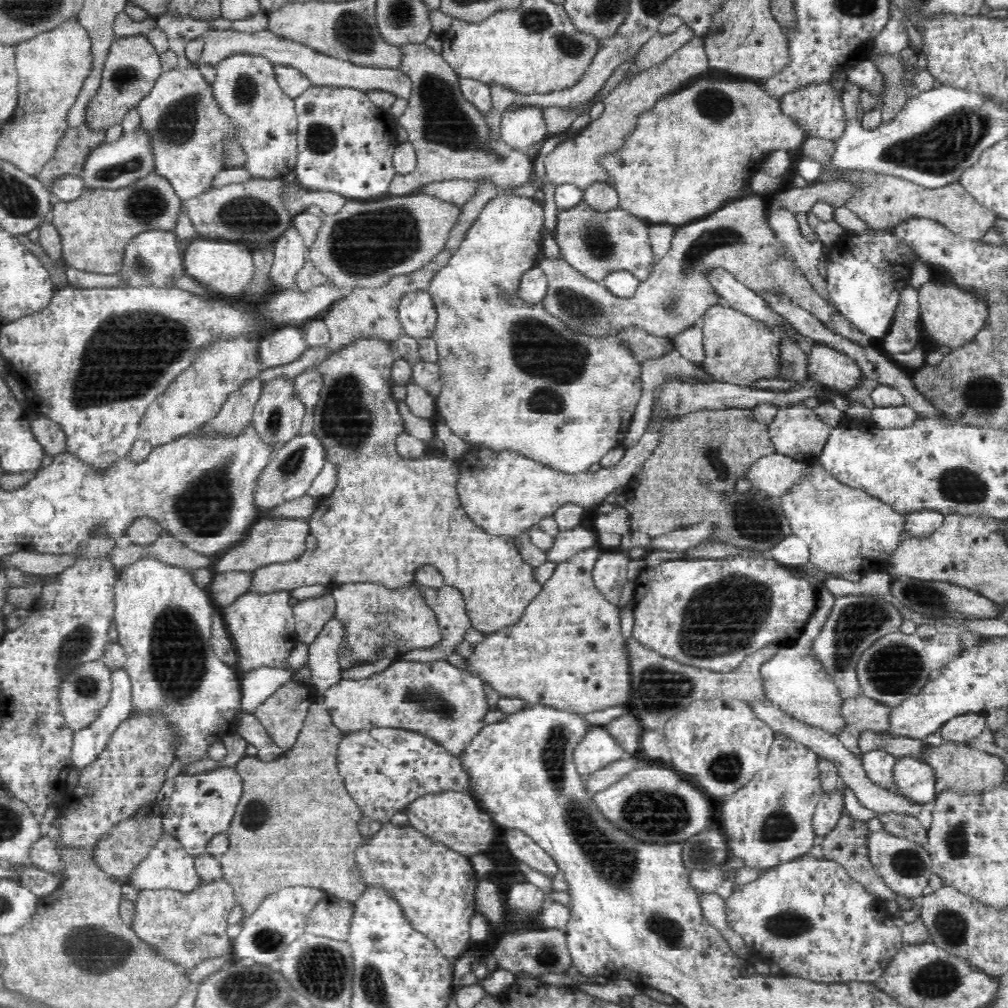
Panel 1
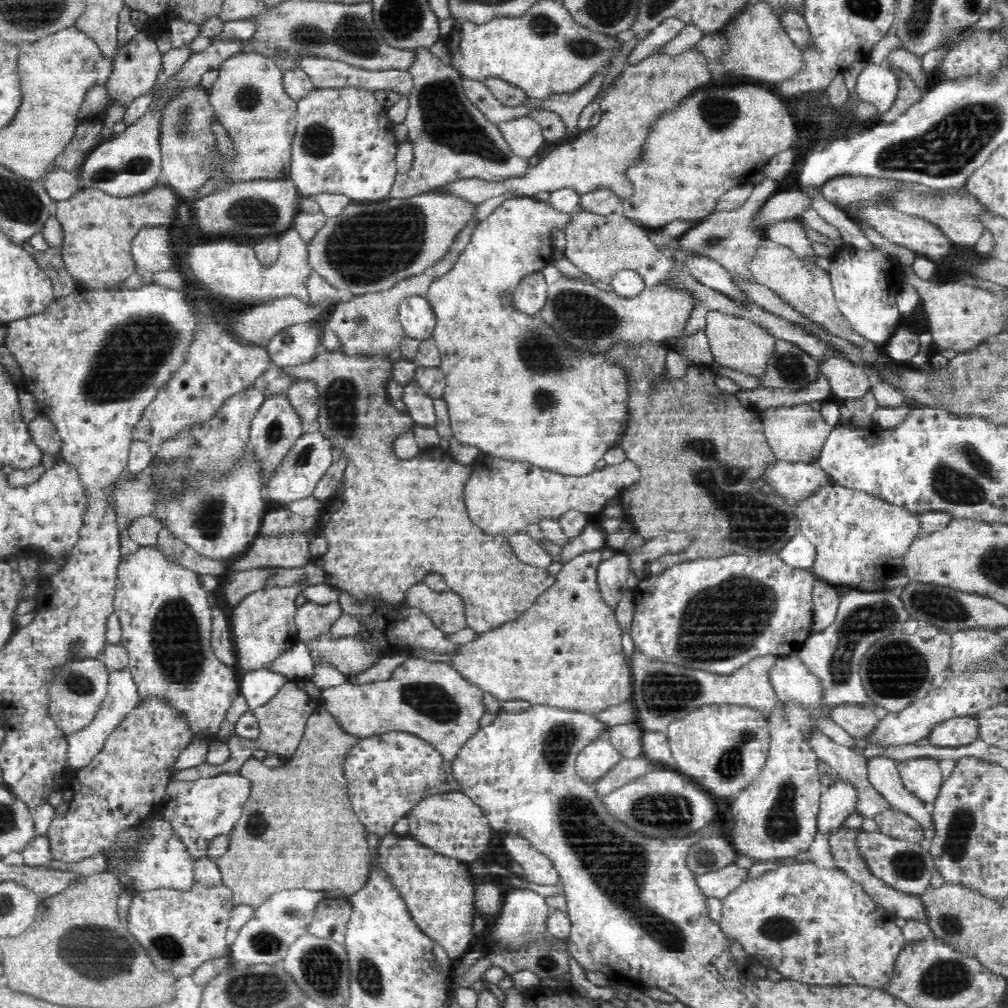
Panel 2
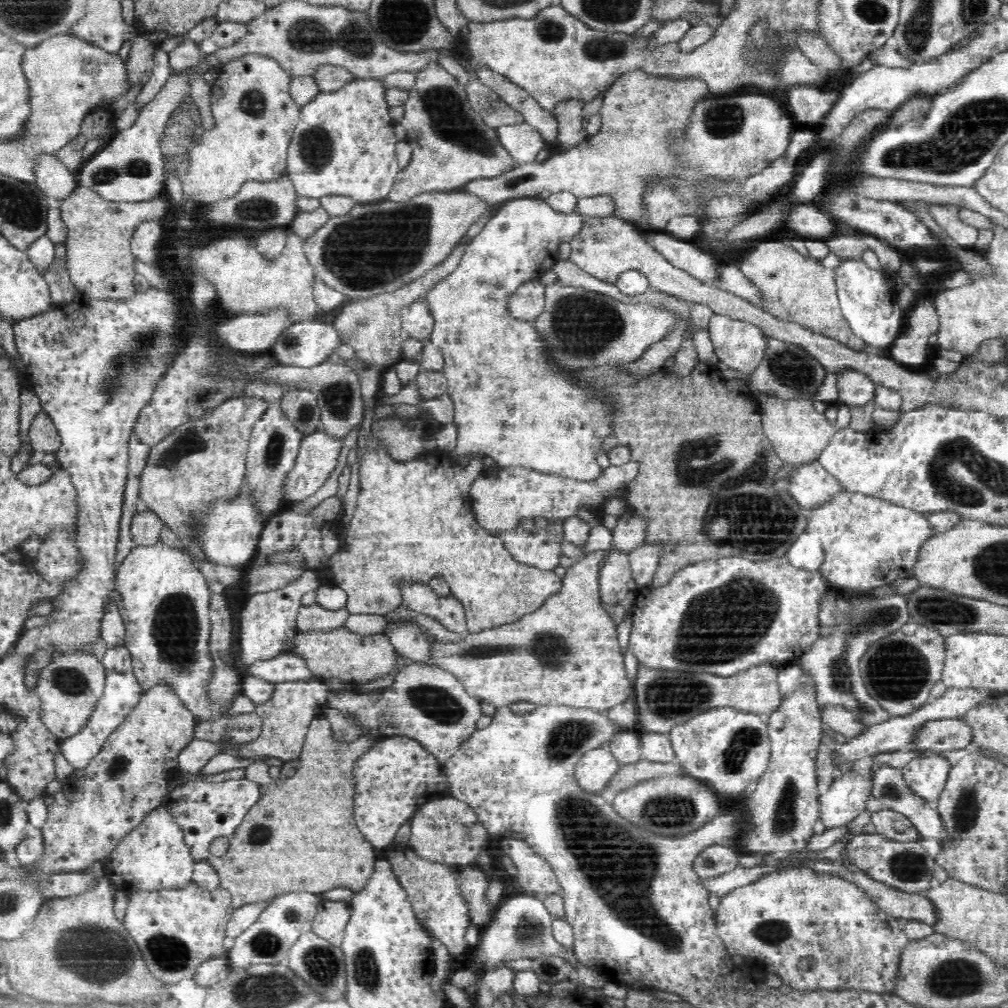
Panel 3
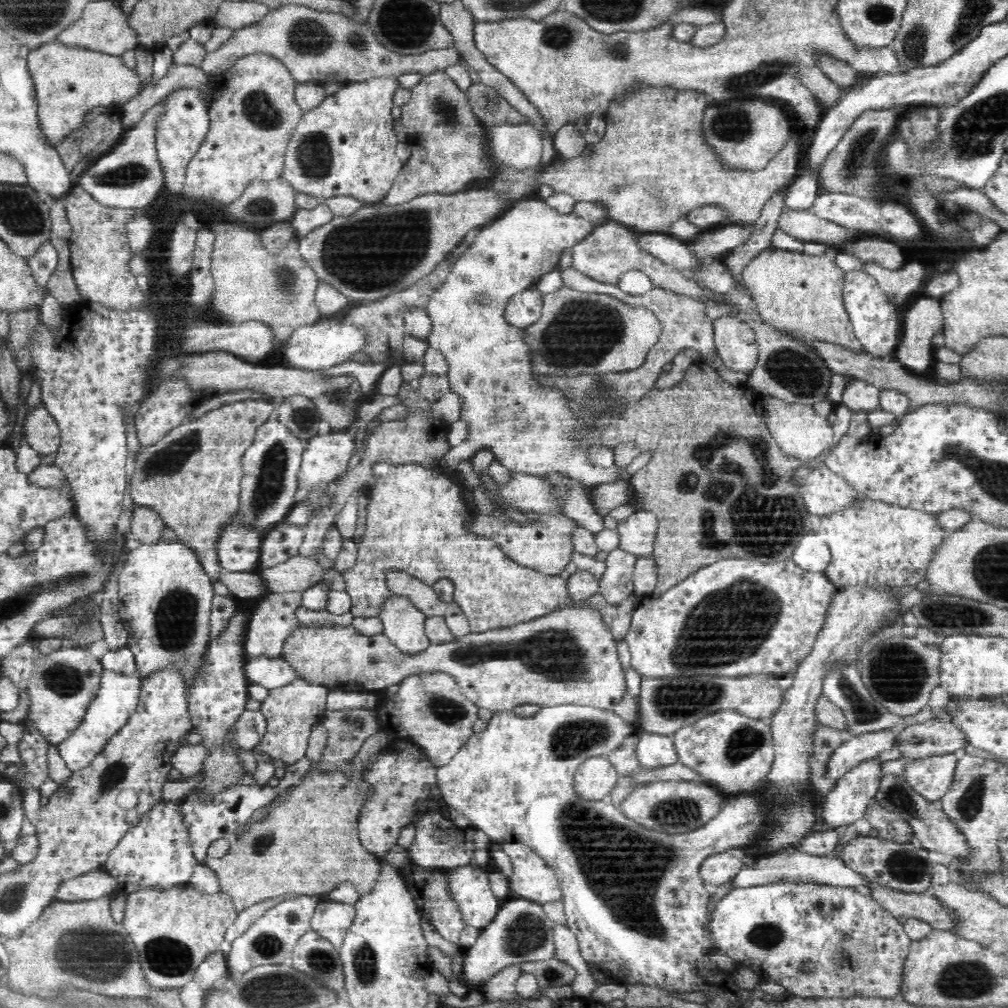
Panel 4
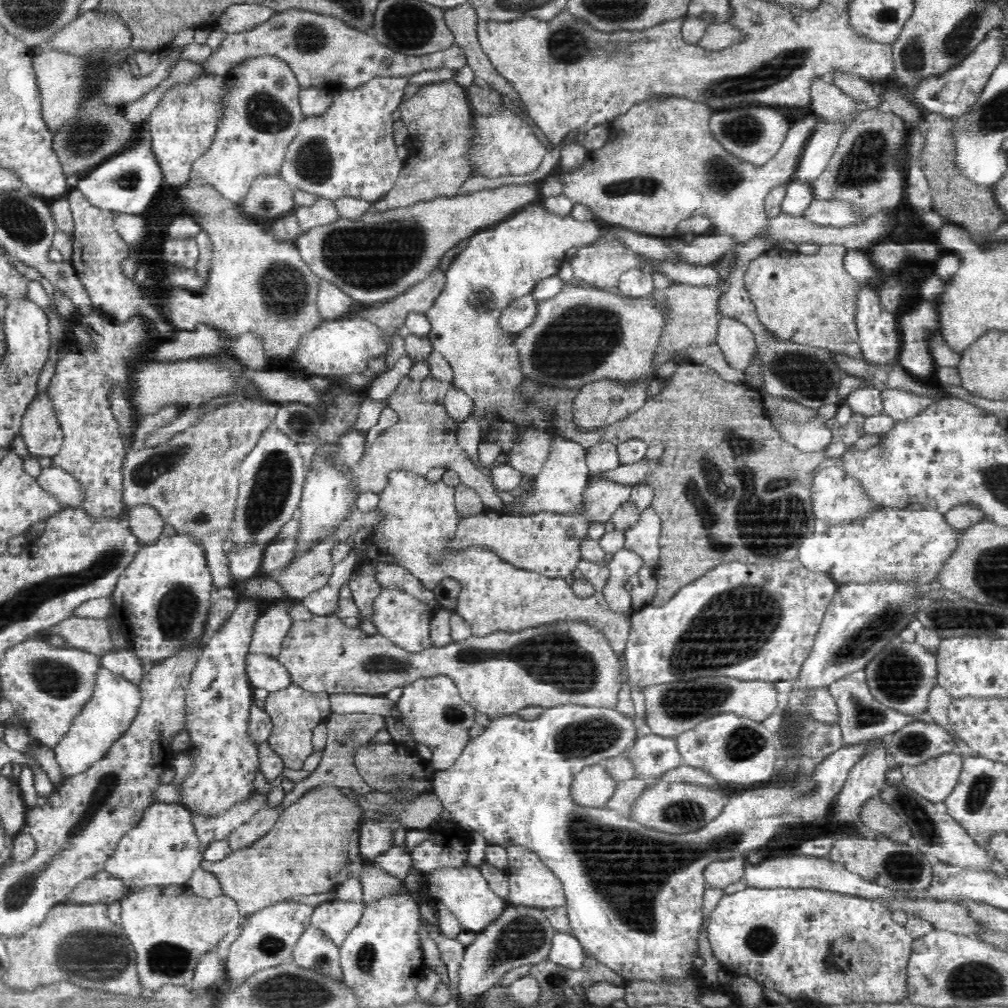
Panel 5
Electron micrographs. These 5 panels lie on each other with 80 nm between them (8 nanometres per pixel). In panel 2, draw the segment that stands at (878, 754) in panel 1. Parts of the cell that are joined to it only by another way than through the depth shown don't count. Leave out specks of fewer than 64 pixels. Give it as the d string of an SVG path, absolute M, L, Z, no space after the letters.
M876 755L867 759L866 765L870 784L874 790L882 794L892 808L914 818L924 830L927 826L934 826L932 813L928 812L924 805L926 802L906 790L895 761L886 756Z

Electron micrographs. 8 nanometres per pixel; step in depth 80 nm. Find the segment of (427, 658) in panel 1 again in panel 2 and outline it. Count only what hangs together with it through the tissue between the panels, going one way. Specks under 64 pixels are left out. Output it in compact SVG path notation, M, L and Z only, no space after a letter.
M416 583L406 590L405 599L408 605L426 613L446 636L467 627L464 601L450 589L438 592L427 584Z

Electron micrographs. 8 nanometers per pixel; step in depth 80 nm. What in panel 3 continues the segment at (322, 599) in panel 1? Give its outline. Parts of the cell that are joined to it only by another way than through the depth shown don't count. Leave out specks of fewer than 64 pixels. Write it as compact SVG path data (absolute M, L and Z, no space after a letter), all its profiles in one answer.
M319 604L302 605L297 612L297 629L300 631L329 631L340 628L348 618L347 607L338 610L326 610Z

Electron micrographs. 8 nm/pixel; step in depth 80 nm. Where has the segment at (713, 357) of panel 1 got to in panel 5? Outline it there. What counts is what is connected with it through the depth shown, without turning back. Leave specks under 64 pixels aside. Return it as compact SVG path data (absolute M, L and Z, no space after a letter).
M722 316L715 343L720 347L730 368L744 371L750 366L756 340L749 327L740 319Z

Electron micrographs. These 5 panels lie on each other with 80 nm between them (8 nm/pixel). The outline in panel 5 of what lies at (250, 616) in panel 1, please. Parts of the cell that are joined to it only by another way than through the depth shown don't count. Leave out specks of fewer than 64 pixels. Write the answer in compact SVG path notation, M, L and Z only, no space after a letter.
M290 597L269 602L254 625L253 637L249 644L252 654L265 654L275 659L280 654L282 642L294 620L288 610L299 601Z

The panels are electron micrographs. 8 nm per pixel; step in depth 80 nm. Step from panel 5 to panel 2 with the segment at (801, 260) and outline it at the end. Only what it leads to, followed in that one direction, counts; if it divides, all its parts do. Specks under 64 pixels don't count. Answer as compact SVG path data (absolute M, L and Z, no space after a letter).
M768 238L760 244L760 248L756 250L756 254L747 263L746 268L754 275L755 282L770 288L778 294L778 297L786 299L798 313L806 317L806 320L814 322L814 325L820 325L826 333L840 337L852 345L865 346L866 337L856 333L840 312L833 293L831 278L825 269L816 265L806 266L790 248Z

